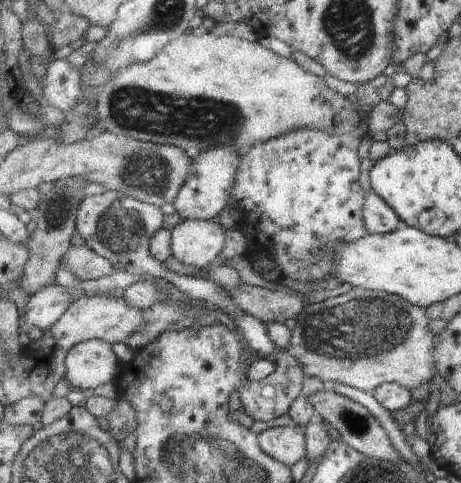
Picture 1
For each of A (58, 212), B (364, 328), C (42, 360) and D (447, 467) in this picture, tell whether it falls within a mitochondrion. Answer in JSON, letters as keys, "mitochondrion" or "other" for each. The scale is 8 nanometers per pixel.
{"A":"mitochondrion","B":"mitochondrion","C":"other","D":"other"}

